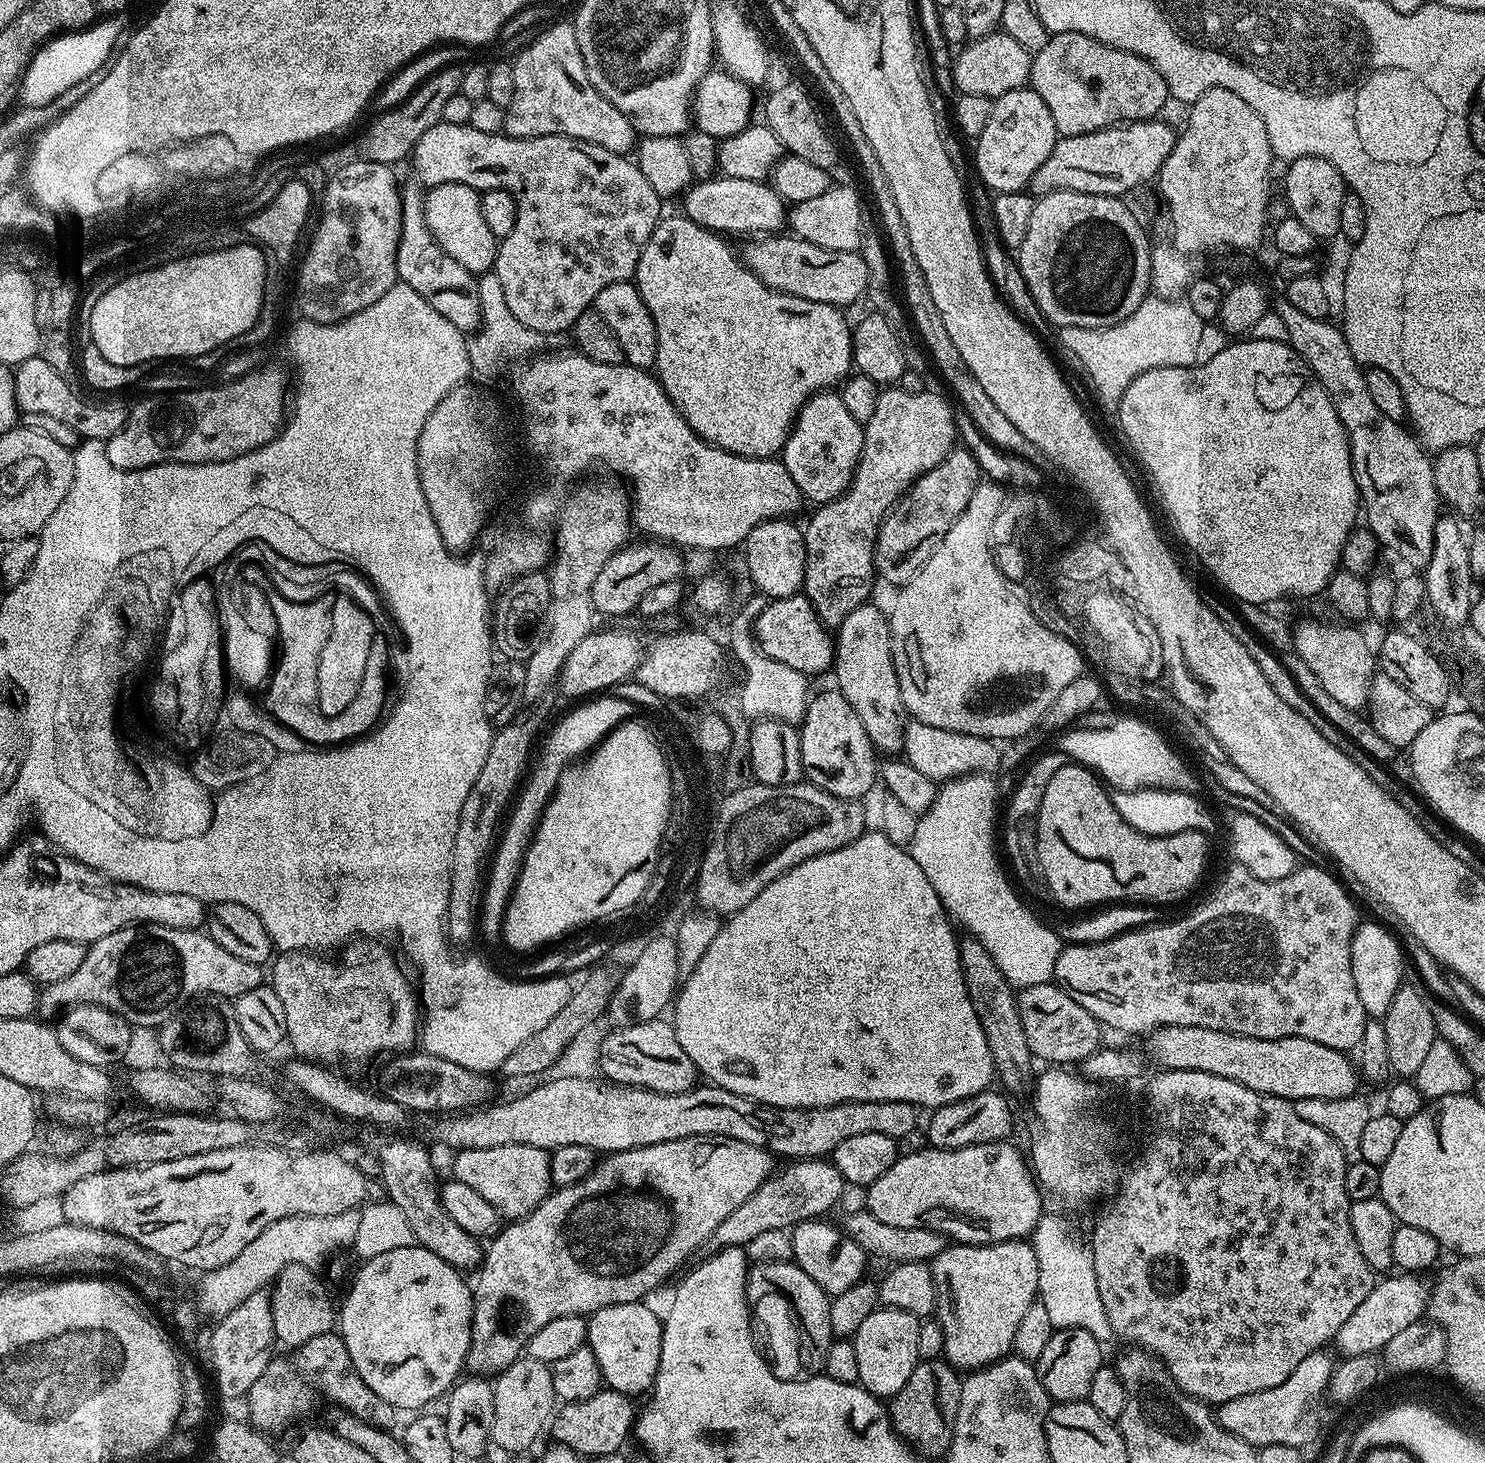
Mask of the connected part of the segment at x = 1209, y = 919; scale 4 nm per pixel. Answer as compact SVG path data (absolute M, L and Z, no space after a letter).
M1238 863L1231 865L1232 869L1224 876L1224 881L1216 888L1216 893L1205 902L1201 908L1193 910L1189 916L1176 920L1173 924L1155 922L1147 927L1141 927L1135 931L1122 933L1106 941L1098 941L1096 944L1071 944L1061 947L1058 960L1054 962L1053 981L1082 1010L1090 1010L1094 1019L1100 1021L1105 1029L1117 1028L1120 1032L1129 1032L1136 1036L1139 1032L1151 1034L1158 1028L1166 1026L1200 1026L1206 1030L1220 1030L1233 1032L1239 1036L1250 1038L1310 1038L1314 1042L1322 1042L1322 1046L1330 1046L1339 1052L1351 1053L1359 1049L1362 1042L1362 1030L1366 1023L1366 1017L1362 1010L1362 1002L1358 999L1358 989L1354 986L1354 974L1350 966L1350 942L1356 932L1358 917L1348 892L1327 872L1324 868L1304 868L1298 866L1286 878L1277 880L1263 880L1254 878L1250 870L1246 870Z

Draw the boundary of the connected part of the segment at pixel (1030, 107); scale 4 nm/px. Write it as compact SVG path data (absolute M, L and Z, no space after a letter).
M1025 86L995 97L986 130L974 140L979 183L996 194L1025 191L1038 168L1050 158L1057 139L1054 118L1050 118L1050 110L1046 102L1038 98L1035 88Z

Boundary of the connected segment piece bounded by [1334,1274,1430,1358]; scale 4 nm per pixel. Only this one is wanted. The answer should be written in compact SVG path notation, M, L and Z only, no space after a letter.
M1420 1274L1395 1275L1389 1275L1384 1278L1389 1278L1389 1280L1384 1280L1381 1284L1380 1281L1373 1283L1370 1294L1366 1294L1366 1298L1359 1304L1358 1310L1354 1310L1354 1314L1350 1314L1350 1318L1346 1318L1346 1322L1342 1322L1334 1341L1335 1347L1340 1347L1341 1353L1339 1355L1341 1357L1370 1356L1383 1353L1390 1342L1390 1338L1395 1338L1398 1334L1402 1334L1402 1330L1406 1330L1406 1326L1417 1323L1427 1313L1430 1295L1429 1281L1424 1281L1425 1277Z

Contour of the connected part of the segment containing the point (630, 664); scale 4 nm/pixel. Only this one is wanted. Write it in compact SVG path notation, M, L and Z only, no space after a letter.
M608 628L605 632L594 630L566 658L558 677L558 688L561 688L568 696L580 696L576 698L588 698L593 694L612 690L615 684L623 680L632 680L636 669L644 661L646 644L643 644L632 632L618 632L614 628Z

